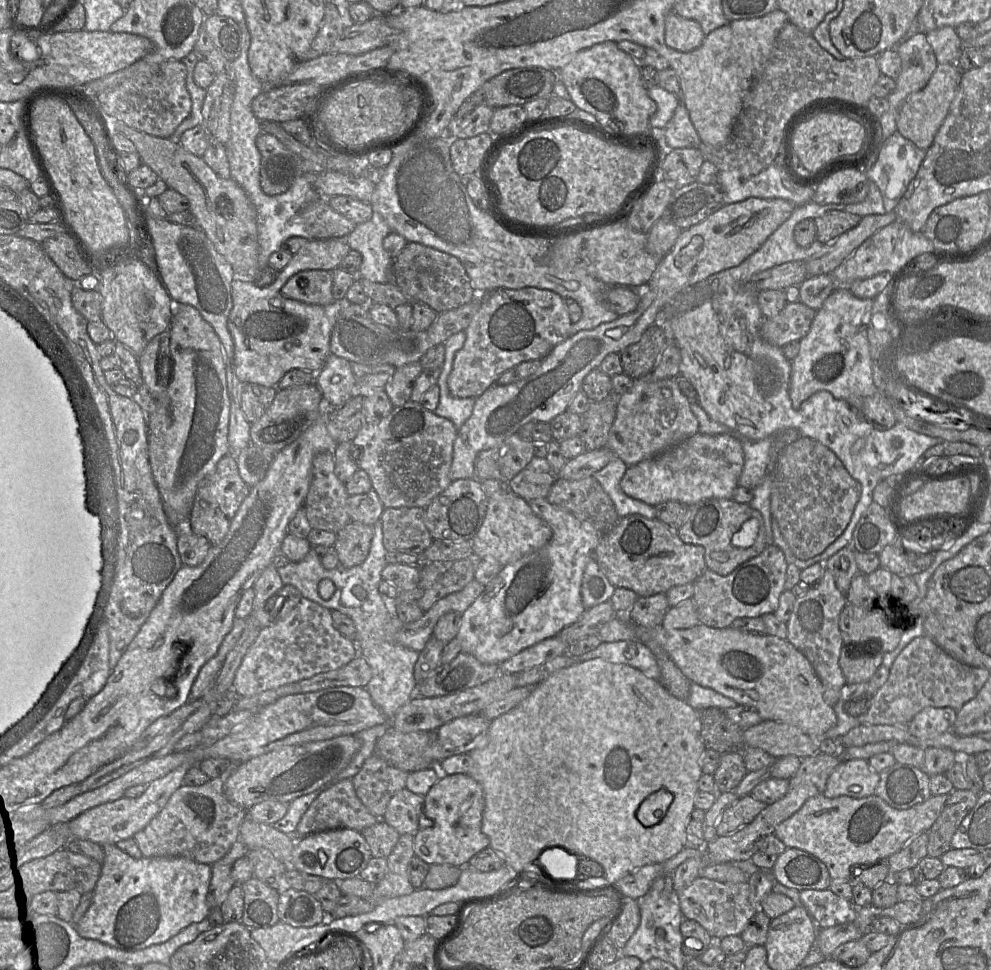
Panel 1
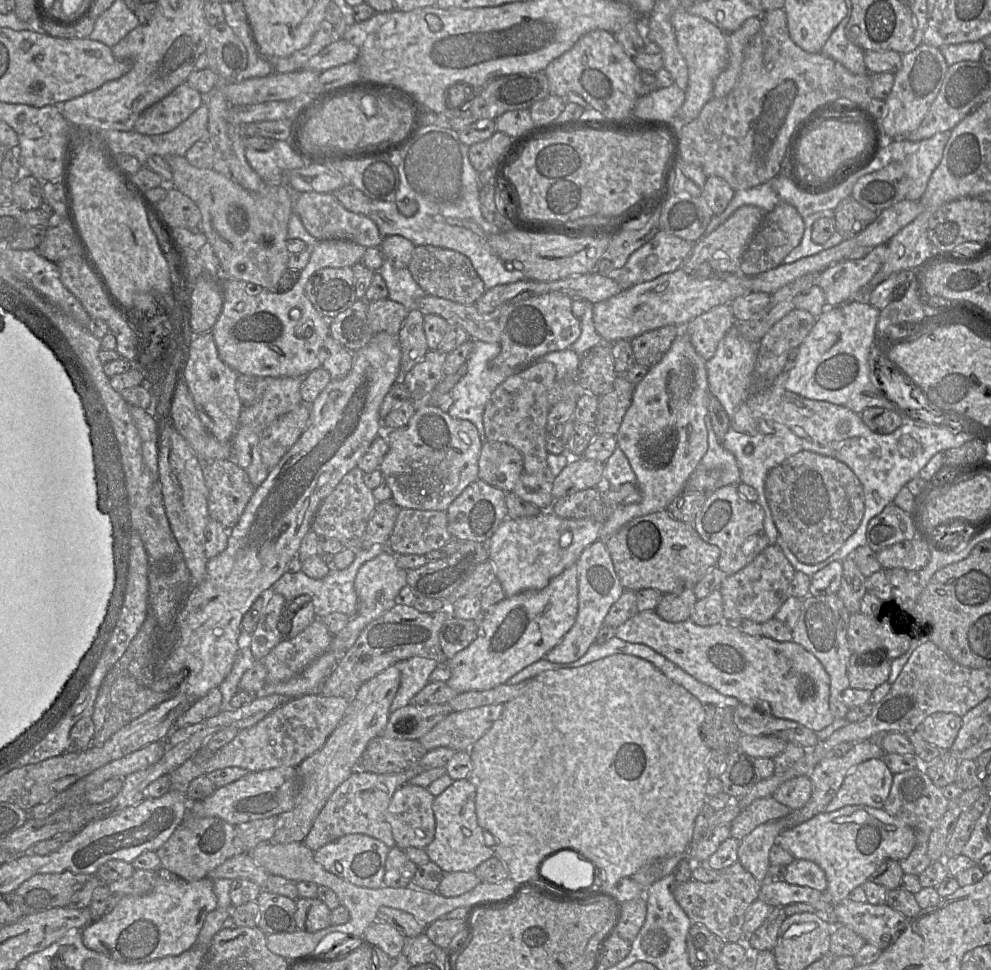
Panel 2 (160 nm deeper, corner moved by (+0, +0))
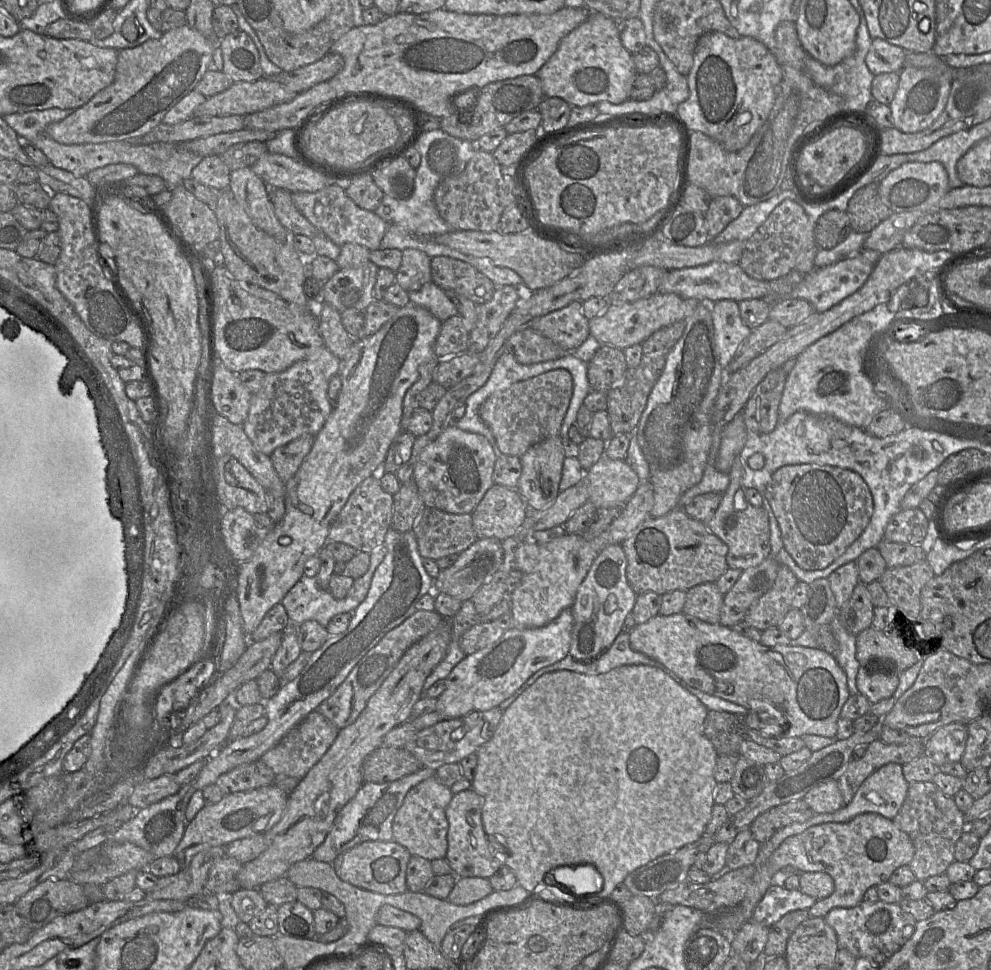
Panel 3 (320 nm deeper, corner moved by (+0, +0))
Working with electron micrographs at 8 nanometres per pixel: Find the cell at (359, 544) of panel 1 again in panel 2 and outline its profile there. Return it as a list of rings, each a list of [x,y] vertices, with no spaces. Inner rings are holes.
[[[393,499],[377,503],[367,524],[362,540],[362,550],[375,544],[388,545],[400,508]]]

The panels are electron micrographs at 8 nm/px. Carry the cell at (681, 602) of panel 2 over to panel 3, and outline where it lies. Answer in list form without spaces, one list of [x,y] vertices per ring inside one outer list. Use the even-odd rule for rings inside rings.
[[[703,583],[687,590],[683,614],[698,618],[711,624],[720,620],[724,594],[715,583]]]

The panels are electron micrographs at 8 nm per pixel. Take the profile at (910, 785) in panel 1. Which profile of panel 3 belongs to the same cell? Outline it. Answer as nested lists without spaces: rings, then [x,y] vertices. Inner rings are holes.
[[[933,782],[909,783],[904,803],[892,821],[909,836],[914,845],[915,854],[908,866],[916,879],[922,882],[931,876],[945,873],[948,866],[955,861],[955,845],[967,828],[964,813],[959,810],[953,797],[946,796]]]

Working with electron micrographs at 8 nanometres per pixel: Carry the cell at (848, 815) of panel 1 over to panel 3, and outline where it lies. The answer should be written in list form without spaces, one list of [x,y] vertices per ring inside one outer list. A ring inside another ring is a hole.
[[[862,813],[848,822],[826,822],[812,826],[804,832],[786,838],[754,874],[744,899],[730,910],[714,915],[704,915],[701,927],[707,927],[725,935],[733,935],[750,921],[755,907],[769,887],[777,883],[781,873],[825,872],[834,881],[833,893],[809,908],[810,918],[825,916],[833,908],[852,908],[863,901],[866,890],[889,882],[891,874],[900,866],[909,865],[915,854],[909,836],[892,820],[877,813]]]

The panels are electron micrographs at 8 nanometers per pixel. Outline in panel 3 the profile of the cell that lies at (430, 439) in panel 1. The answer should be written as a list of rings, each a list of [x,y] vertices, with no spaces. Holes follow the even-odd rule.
[[[453,424],[421,450],[413,465],[413,481],[426,507],[454,514],[472,513],[495,484],[496,459],[493,446],[484,436],[461,430]]]

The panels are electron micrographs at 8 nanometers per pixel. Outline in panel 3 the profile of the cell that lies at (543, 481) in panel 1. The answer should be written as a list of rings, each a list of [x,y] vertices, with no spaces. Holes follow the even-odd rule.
[[[555,369],[495,392],[482,403],[479,415],[492,431],[500,451],[521,457],[536,443],[560,434],[572,395],[572,375],[566,369]]]

